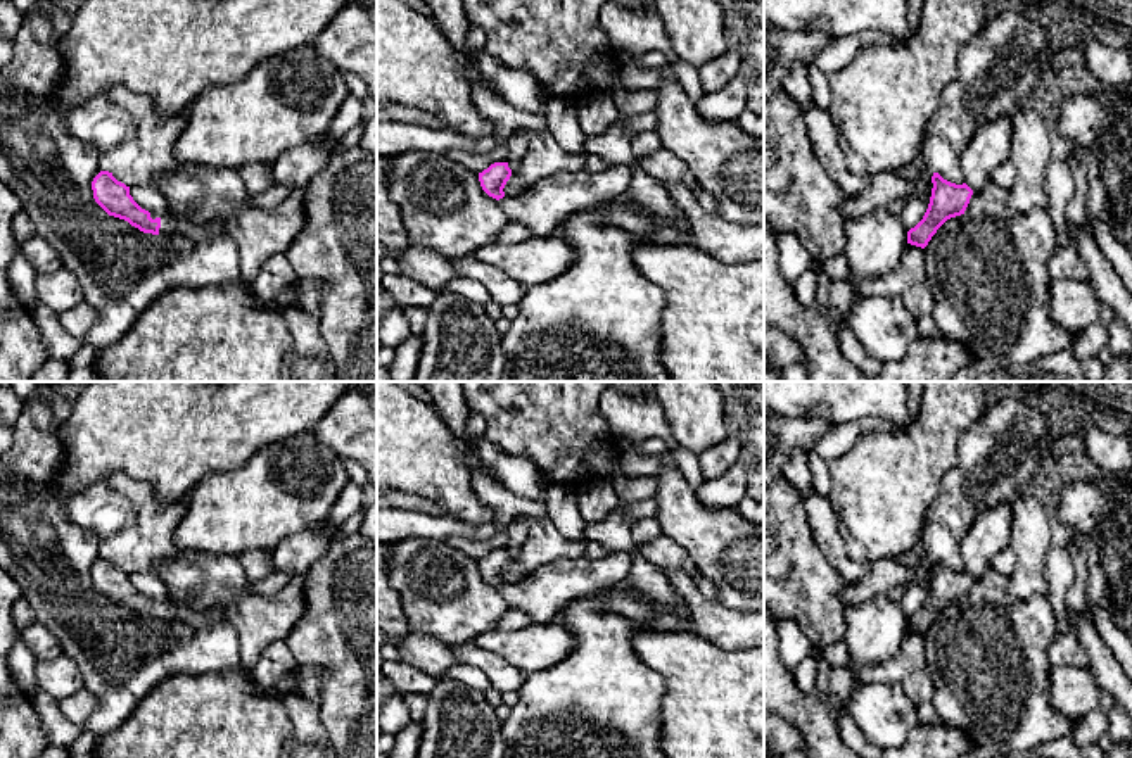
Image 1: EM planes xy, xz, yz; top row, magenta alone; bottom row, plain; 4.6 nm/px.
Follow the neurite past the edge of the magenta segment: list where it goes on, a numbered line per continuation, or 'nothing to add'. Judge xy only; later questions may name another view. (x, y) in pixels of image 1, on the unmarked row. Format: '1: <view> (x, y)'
1: xy (166, 612)

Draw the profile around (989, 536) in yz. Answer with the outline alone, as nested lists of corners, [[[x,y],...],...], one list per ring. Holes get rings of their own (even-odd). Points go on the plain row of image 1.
[[[1008,504],[982,506],[975,523],[963,537],[964,570],[975,578],[994,558],[1009,547],[1011,509]]]

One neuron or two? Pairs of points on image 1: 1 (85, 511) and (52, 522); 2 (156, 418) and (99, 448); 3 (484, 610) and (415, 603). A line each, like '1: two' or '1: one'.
1: two
2: one
3: one

